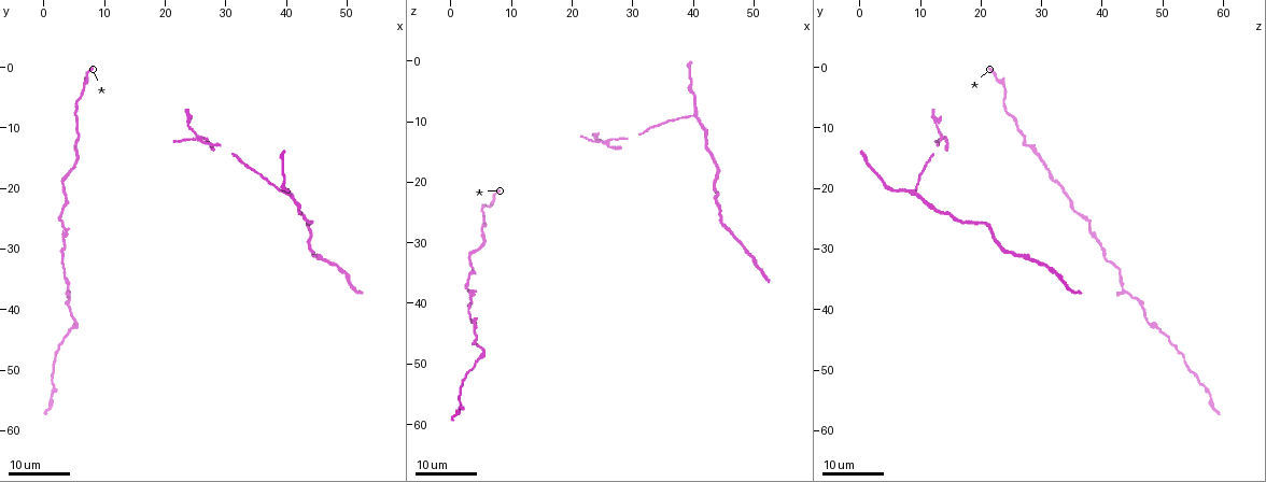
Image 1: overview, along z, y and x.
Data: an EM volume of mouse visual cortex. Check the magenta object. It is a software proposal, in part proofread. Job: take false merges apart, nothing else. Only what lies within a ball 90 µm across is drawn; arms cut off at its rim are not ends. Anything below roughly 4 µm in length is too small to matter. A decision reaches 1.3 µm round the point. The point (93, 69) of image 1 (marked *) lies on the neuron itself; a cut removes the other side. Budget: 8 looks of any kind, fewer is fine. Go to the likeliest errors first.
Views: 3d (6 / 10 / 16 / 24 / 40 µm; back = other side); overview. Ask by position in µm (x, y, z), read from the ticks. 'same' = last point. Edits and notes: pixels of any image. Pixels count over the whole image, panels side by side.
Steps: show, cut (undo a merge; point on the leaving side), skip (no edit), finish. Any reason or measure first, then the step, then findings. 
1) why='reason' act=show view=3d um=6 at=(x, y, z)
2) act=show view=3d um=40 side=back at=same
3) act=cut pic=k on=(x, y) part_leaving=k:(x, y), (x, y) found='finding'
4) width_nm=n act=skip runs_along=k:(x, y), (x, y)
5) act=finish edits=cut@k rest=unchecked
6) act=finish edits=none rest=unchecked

why='four-way junction' act=show view=3d um=16 at=(25.5, 12.0, 13.5)

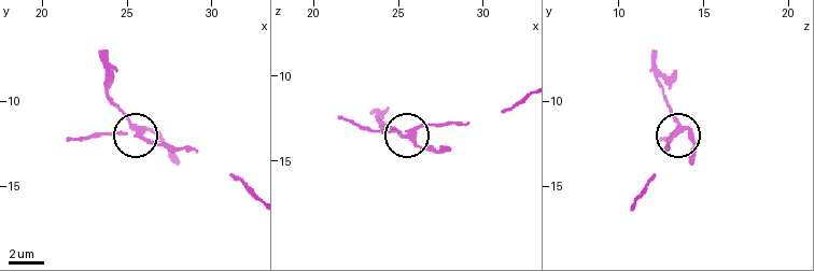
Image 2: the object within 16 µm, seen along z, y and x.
why='closer look' act=show view=3d um=10 at=(25.3, 11.5, 13.6)

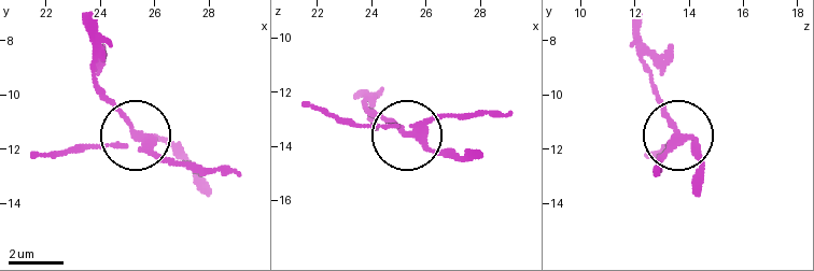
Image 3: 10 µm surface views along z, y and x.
width_nm=260 act=cut pic=3 on=(180, 147) part_leaving=3:(418, 127), (400, 129), (355, 93) found='a second neuron is stuck on'

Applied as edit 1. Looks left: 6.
act=show view=3d um=24 at=(40.5, 20.5, 9.0)

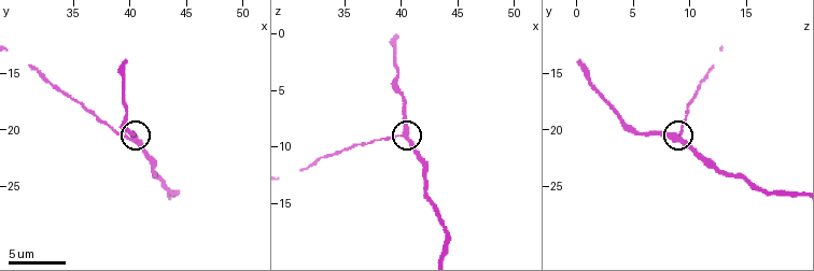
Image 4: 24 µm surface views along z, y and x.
why='closer look' act=show view=3d um=6 at=(40.4, 21.0, 9.0)

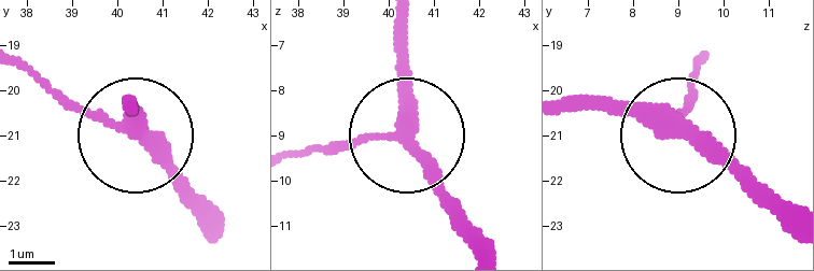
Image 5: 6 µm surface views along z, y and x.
width_nm=310 act=skip found='one neuron here'

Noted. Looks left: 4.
why='narrows sharply' act=show view=3d um=16 at=(4.0, 36.5, 43.5)

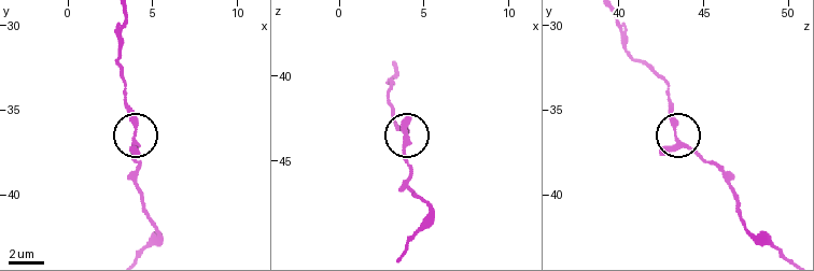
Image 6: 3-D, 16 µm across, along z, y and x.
act=show view=3d um=10 at=(3.9, 36.7, 43.5)

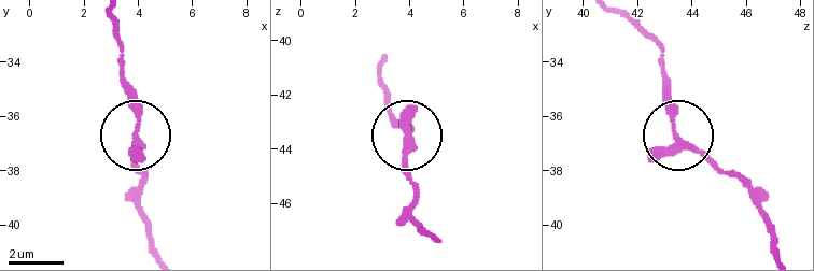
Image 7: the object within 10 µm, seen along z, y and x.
width_nm=250 act=skip runs_along=7:(112, 18), (123, 87), (137, 123), (144, 189) found='one neuron here'

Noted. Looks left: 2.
why='calibre changes' act=show view=3d um=16 at=(5.0, 15.0, 29.5)

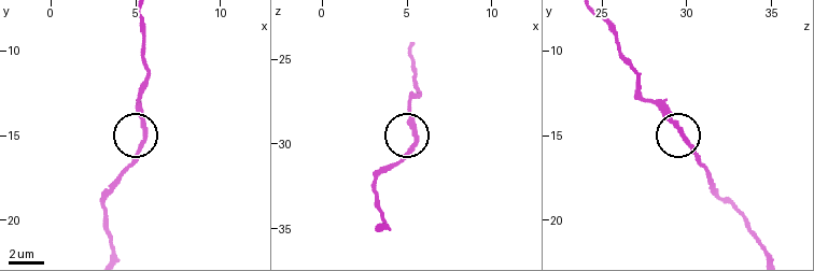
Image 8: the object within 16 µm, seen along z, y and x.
why='closer look' act=show view=3d um=10 at=(5.5, 14.6, 29.6)

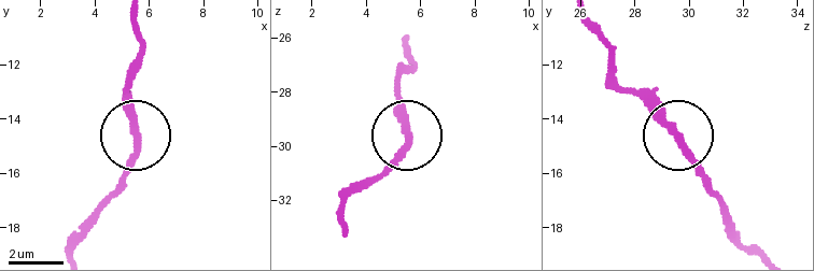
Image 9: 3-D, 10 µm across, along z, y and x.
act=skip found='one neuron here'

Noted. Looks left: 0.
act=finish edits=cut@3 rest=unchecked

